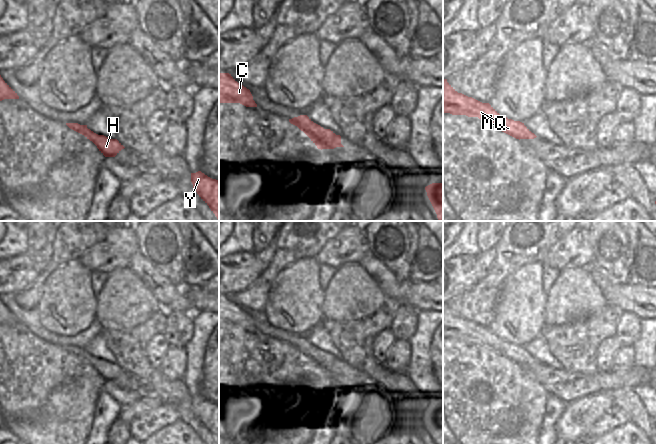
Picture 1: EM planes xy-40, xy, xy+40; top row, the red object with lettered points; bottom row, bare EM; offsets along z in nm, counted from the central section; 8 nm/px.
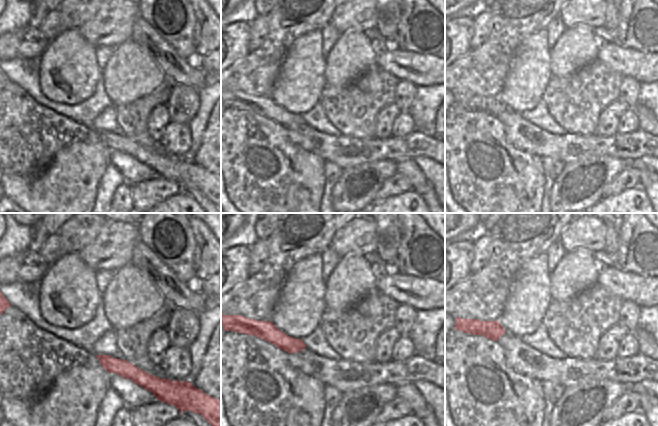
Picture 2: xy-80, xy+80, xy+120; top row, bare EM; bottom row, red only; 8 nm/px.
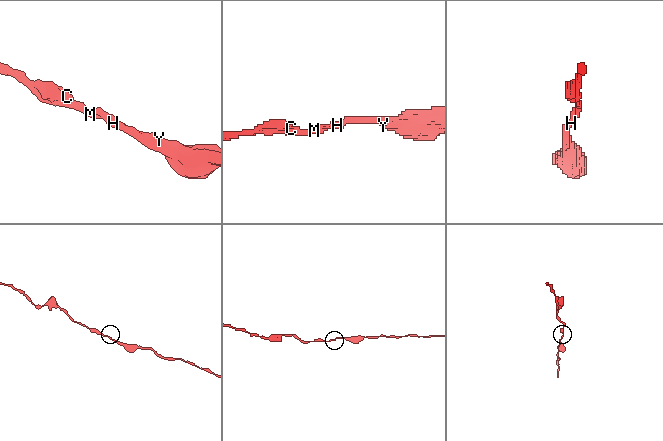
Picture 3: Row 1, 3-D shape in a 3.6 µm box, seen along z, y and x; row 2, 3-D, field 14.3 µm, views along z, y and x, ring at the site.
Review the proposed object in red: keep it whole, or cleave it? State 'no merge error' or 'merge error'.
no merge error

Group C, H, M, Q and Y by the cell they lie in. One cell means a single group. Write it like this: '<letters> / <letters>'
C H M Q Y

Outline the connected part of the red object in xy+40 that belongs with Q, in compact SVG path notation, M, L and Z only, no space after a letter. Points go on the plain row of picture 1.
M447 303L443 304L443 337L478 341L482 345L519 364L537 361L524 347L500 339L489 327L482 327L472 321L458 317L447 306Z

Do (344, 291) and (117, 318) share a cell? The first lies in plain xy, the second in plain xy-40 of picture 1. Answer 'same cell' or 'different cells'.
same cell

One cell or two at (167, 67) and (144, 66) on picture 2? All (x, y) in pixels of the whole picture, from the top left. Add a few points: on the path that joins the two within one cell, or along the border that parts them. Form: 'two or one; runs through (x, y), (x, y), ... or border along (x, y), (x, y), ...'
two; border along (143, 50), (152, 58), (165, 78)

